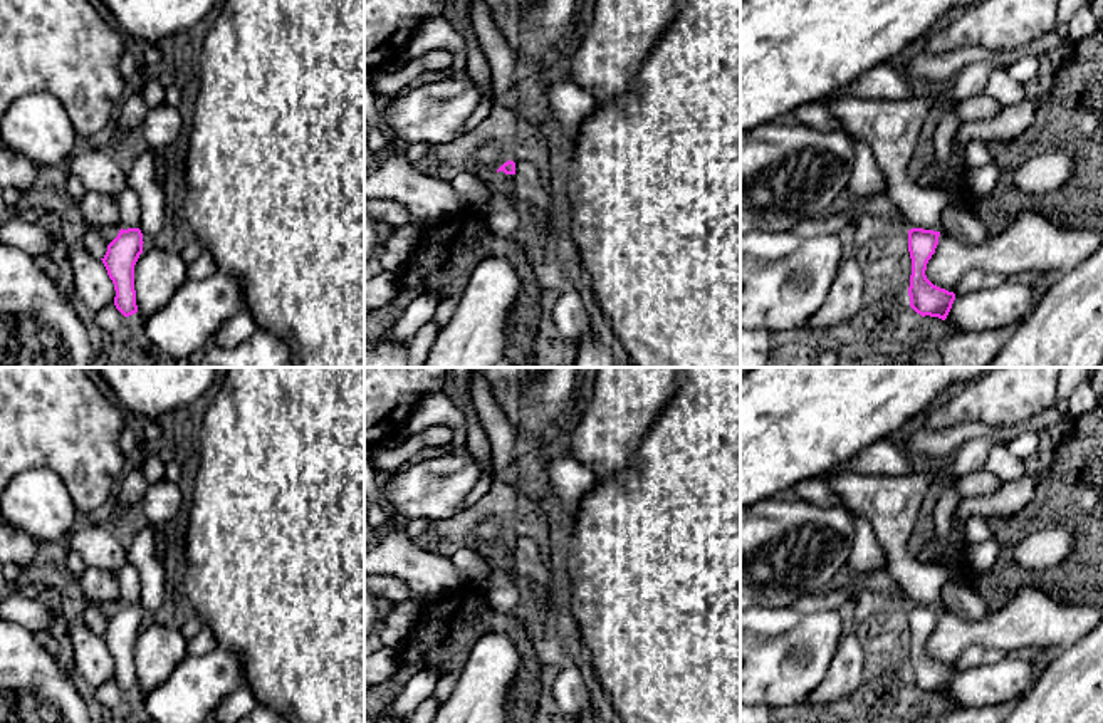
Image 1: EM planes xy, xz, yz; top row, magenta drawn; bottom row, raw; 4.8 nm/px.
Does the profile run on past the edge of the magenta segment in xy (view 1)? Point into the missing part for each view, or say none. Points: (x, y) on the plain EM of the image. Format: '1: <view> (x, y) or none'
1: none

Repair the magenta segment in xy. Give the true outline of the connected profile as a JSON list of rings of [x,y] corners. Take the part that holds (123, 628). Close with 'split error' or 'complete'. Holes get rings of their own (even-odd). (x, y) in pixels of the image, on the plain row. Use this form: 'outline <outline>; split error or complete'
outline [[[121,604],[118,612],[107,621],[106,631],[101,634],[114,659],[114,681],[124,693],[138,688],[134,641],[143,629],[143,619],[139,604]]]; complete

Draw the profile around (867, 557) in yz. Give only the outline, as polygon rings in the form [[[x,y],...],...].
[[[855,515],[855,544],[848,565],[855,577],[885,572],[888,555],[880,545],[871,523]]]

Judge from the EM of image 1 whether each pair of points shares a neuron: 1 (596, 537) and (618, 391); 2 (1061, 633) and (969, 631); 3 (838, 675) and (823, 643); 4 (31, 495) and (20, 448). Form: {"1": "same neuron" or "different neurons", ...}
{"1": "different neurons", "2": "same neuron", "3": "different neurons", "4": "different neurons"}

